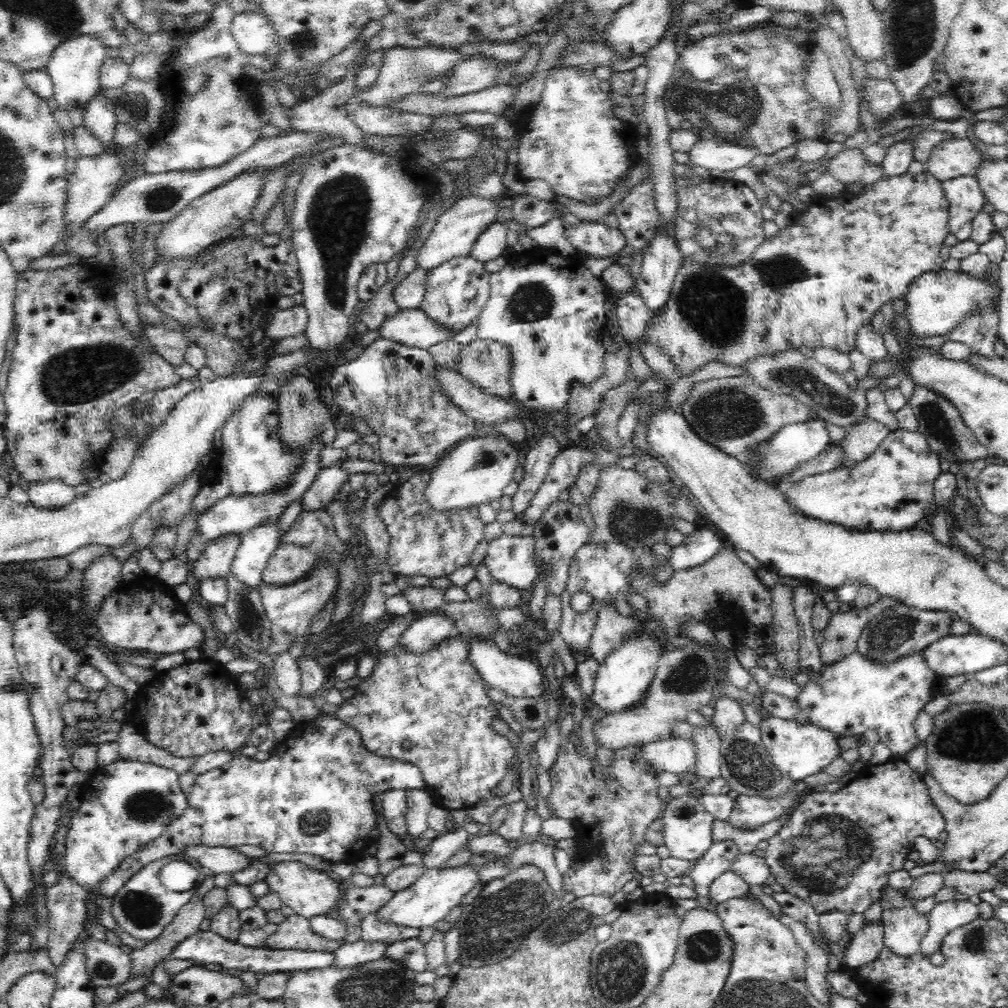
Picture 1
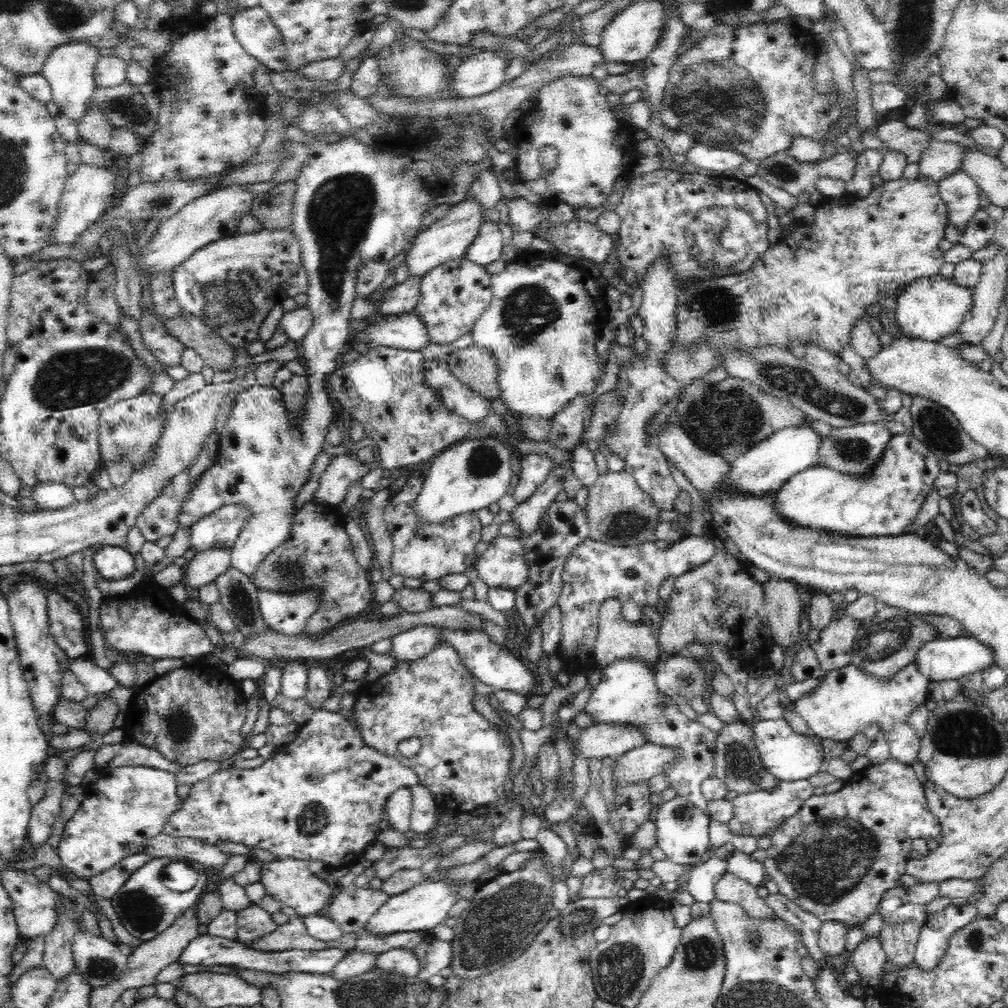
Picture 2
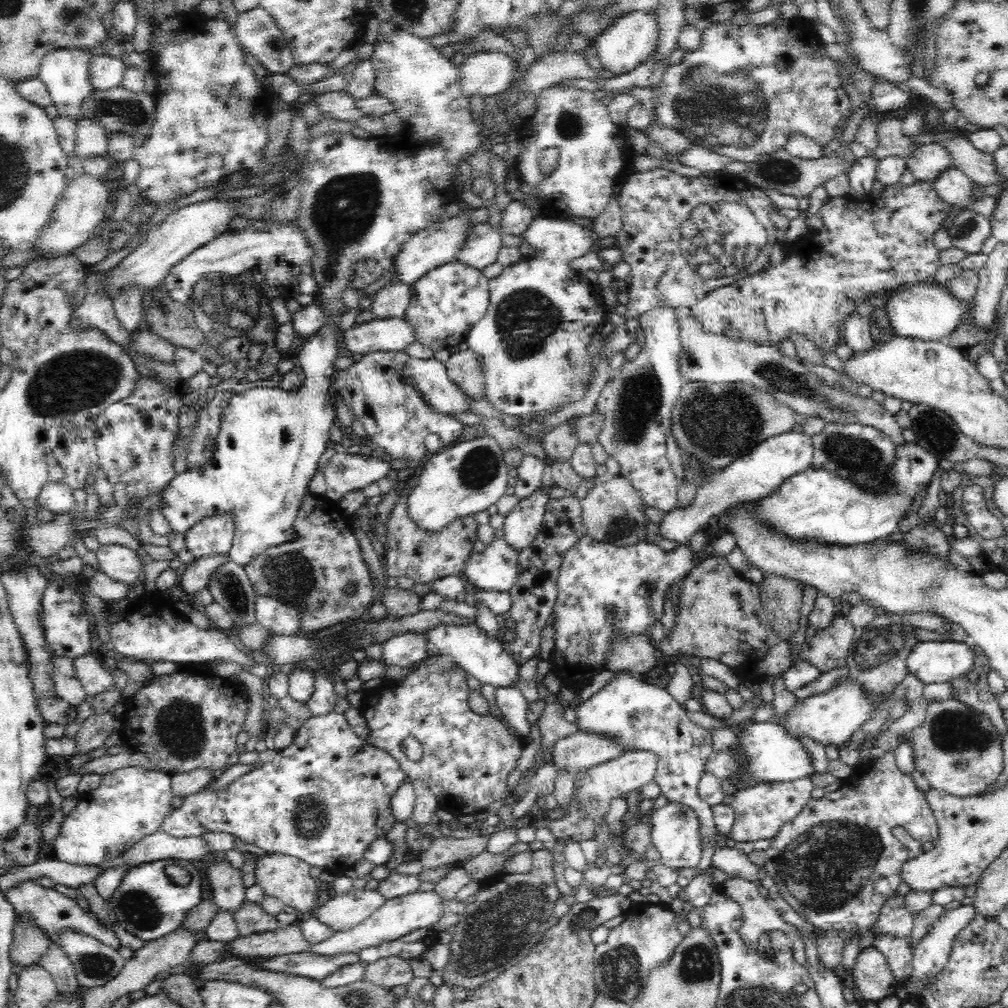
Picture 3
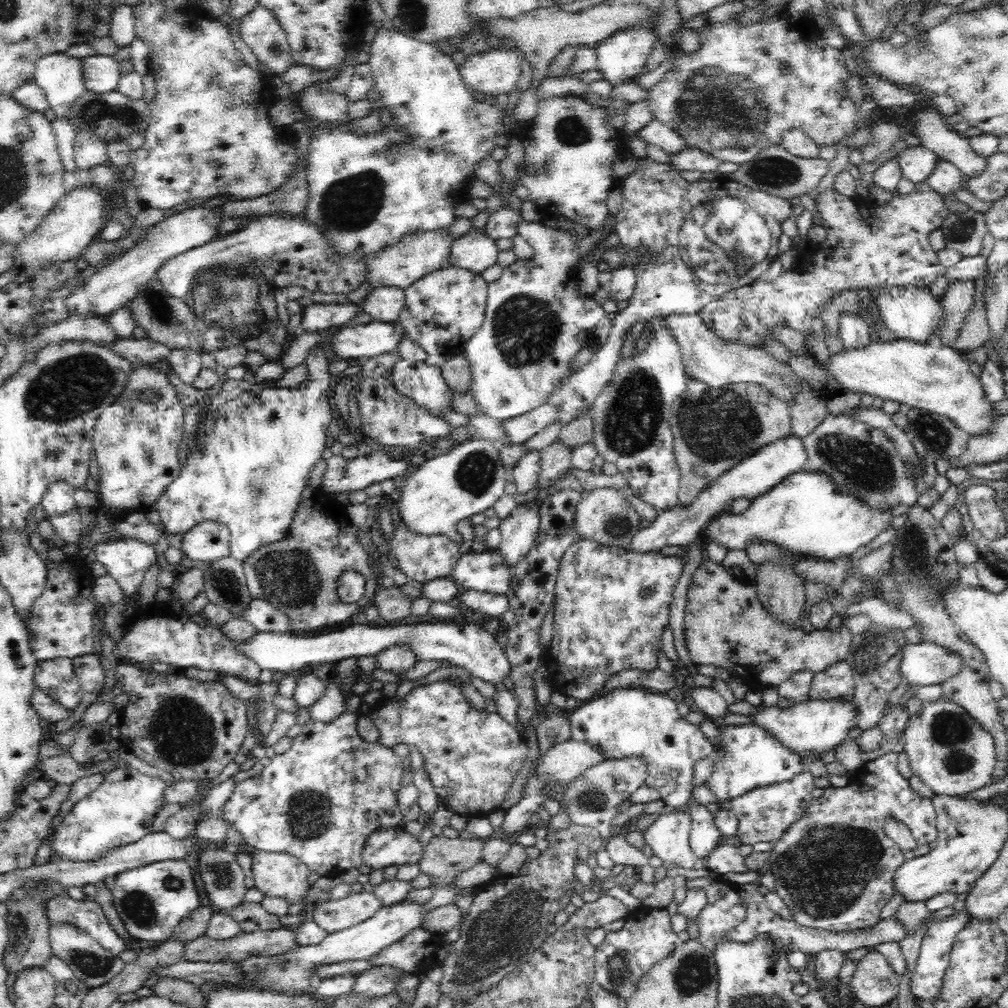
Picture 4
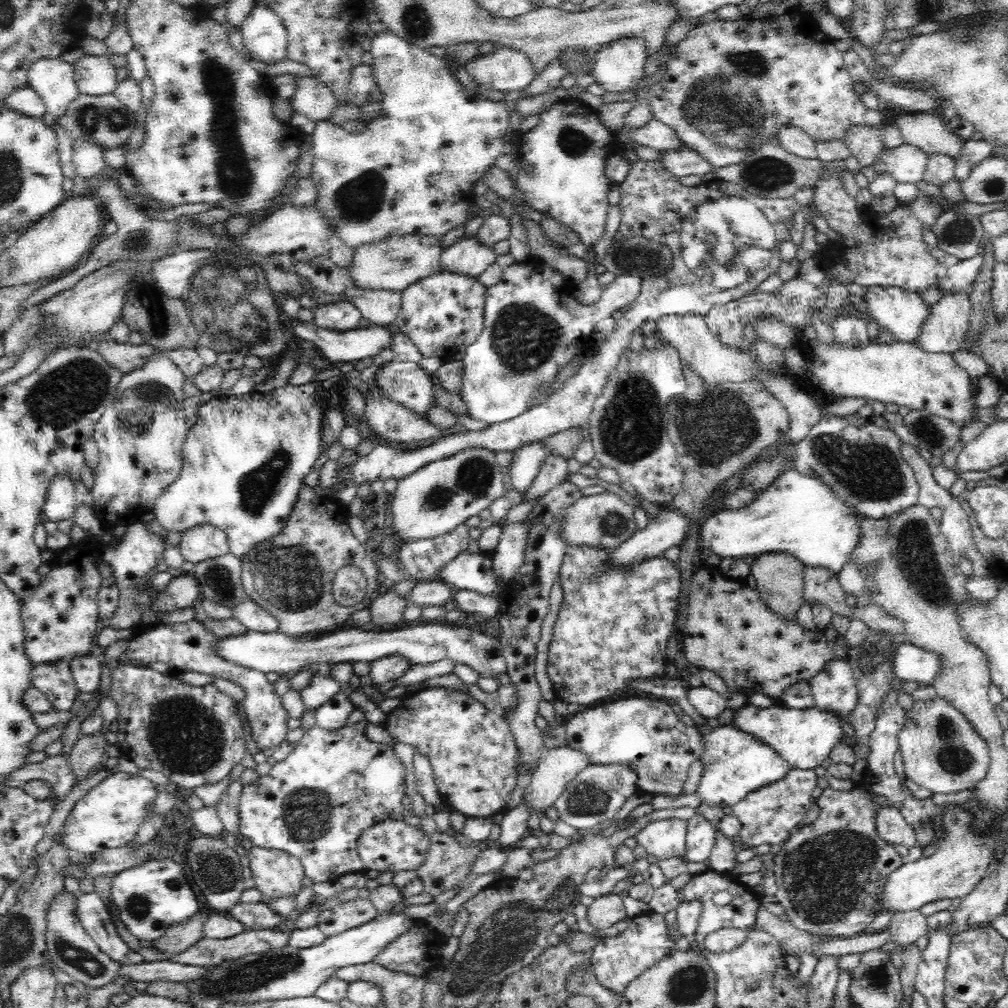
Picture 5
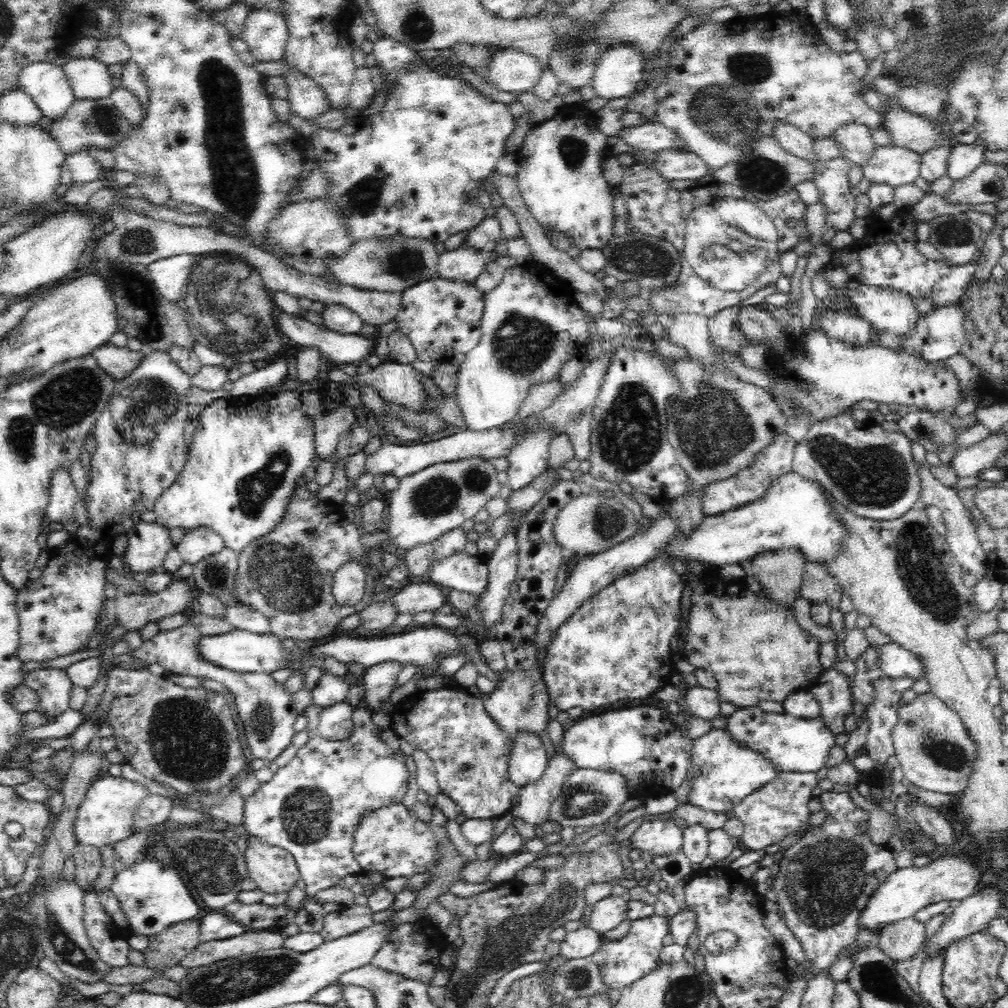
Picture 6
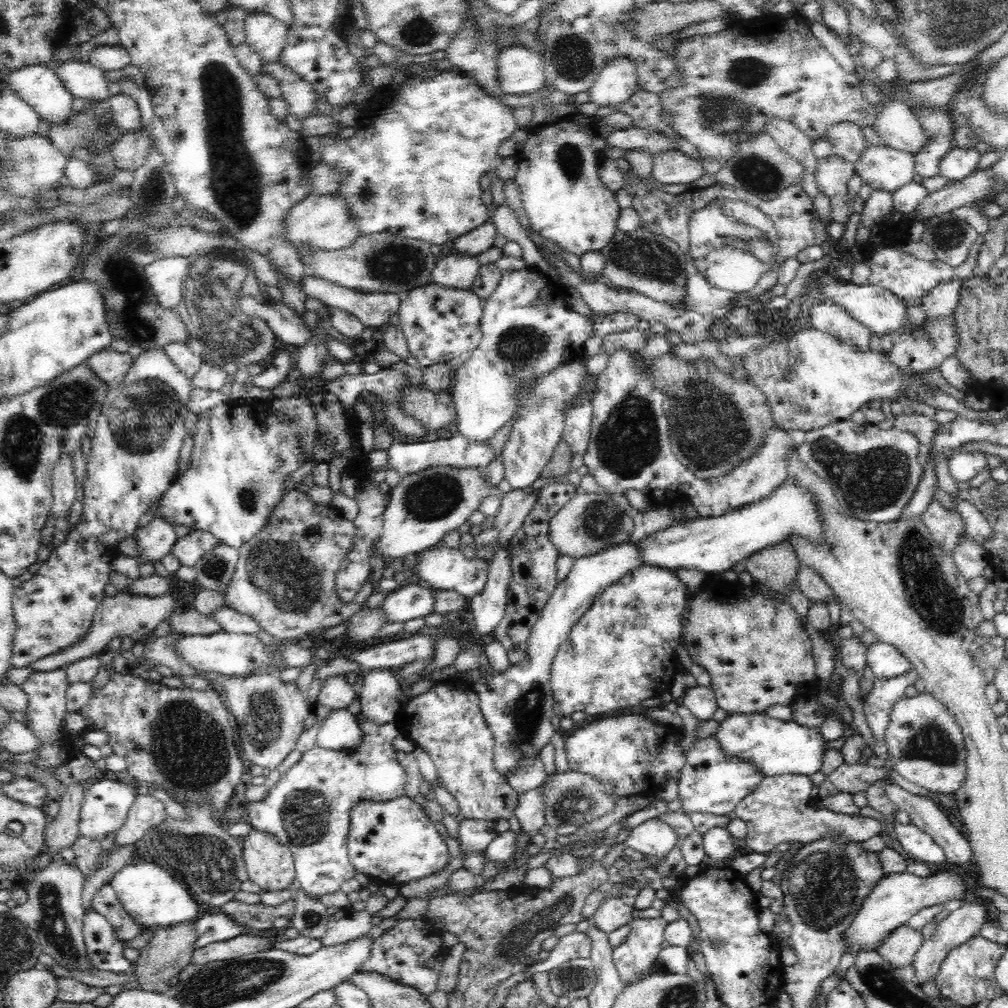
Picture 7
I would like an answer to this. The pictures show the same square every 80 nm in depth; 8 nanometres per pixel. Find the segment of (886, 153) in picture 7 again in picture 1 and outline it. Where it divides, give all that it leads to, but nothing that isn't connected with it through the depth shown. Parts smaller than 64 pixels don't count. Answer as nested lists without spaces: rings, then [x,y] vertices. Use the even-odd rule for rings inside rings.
[[[968,137],[942,140],[924,163],[925,170],[944,183],[956,176],[974,176],[974,172],[992,158],[983,154]]]

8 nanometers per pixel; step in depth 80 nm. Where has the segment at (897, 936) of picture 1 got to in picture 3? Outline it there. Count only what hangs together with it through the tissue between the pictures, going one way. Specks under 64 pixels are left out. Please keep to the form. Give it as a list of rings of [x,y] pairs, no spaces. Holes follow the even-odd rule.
[[[885,934],[876,938],[873,945],[876,949],[880,949],[880,952],[886,957],[898,984],[906,981],[913,969],[913,950],[910,947],[910,935],[896,937]]]

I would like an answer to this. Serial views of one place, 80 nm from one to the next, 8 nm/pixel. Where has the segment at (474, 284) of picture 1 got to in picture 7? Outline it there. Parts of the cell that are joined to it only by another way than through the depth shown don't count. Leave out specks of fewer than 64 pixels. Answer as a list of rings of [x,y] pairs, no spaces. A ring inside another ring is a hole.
[[[430,281],[412,289],[401,301],[399,330],[406,335],[410,356],[422,366],[443,362],[456,370],[464,364],[481,341],[482,299],[472,289],[444,287]]]

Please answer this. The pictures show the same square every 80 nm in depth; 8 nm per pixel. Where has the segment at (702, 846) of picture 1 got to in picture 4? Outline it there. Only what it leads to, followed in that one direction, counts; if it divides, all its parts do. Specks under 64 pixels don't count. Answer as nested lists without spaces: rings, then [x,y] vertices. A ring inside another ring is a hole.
[[[678,810],[660,814],[652,826],[644,831],[644,841],[665,867],[677,864],[682,868],[703,868],[702,859],[690,847],[691,814]]]

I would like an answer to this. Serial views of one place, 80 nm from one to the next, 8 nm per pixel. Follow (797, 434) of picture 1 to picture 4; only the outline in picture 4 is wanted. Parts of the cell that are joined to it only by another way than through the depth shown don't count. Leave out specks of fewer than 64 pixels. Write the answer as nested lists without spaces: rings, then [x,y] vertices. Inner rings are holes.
[[[791,434],[768,443],[756,450],[751,457],[738,462],[727,473],[713,480],[709,487],[698,494],[692,504],[685,507],[676,505],[674,508],[658,511],[656,520],[651,522],[650,527],[642,528],[626,548],[646,554],[646,552],[660,552],[666,546],[689,547],[700,538],[704,528],[721,514],[720,512],[730,508],[732,500],[748,498],[752,501],[756,496],[772,490],[792,472],[802,471],[804,464],[806,464],[806,447],[801,438]]]

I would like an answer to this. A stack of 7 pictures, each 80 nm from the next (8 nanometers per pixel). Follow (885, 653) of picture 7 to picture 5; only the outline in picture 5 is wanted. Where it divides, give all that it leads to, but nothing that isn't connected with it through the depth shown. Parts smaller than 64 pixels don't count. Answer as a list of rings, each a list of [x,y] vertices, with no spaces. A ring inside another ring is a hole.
[[[910,643],[896,644],[889,654],[895,678],[918,682],[920,685],[932,685],[932,680],[939,674],[943,664],[936,652],[929,652]]]

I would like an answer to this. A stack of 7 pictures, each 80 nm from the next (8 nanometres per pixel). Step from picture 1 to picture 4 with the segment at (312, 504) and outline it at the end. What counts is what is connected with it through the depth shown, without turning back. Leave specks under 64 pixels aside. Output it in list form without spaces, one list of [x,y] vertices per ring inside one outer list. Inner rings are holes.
[[[374,447],[367,455],[358,455],[353,459],[346,459],[342,455],[332,455],[327,458],[327,467],[321,479],[322,488],[329,494],[362,490],[374,482],[382,482],[402,476],[410,465],[406,461],[396,460],[387,453]]]

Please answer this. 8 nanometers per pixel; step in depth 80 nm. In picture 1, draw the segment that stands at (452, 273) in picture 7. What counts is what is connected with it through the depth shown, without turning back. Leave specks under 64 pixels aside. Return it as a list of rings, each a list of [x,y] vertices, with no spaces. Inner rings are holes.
[[[496,221],[494,224],[489,224],[474,242],[470,256],[481,263],[487,263],[502,255],[507,246],[506,232],[508,232],[508,226],[505,222]]]

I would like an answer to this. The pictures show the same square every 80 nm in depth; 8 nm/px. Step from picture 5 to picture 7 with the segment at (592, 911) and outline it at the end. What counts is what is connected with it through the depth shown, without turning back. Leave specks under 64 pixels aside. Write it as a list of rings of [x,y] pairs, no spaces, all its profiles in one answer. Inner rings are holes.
[[[609,896],[601,901],[591,920],[598,930],[611,933],[629,924],[633,919],[632,911],[633,907],[625,904],[620,897]]]

